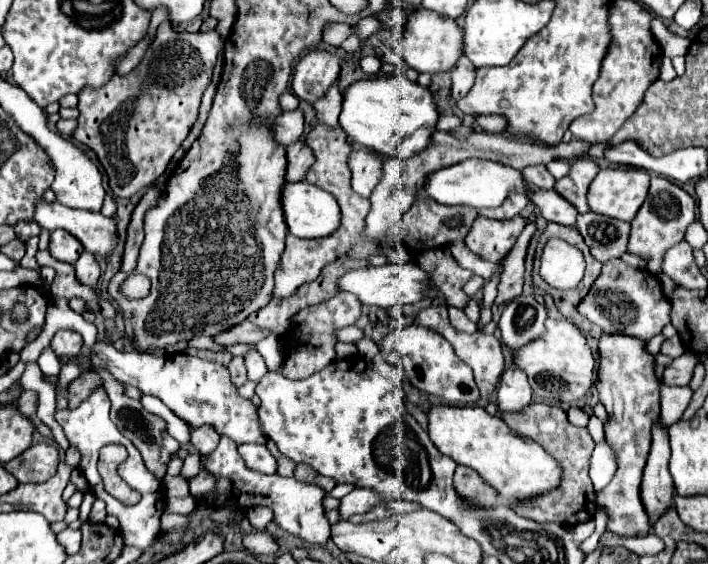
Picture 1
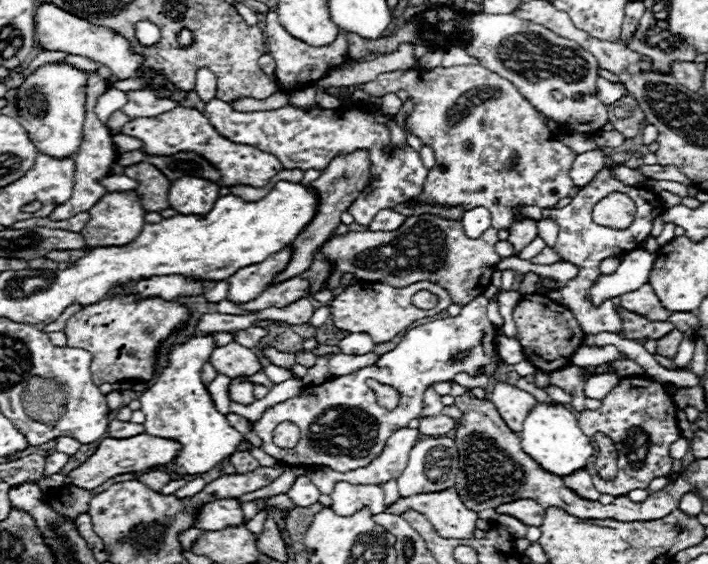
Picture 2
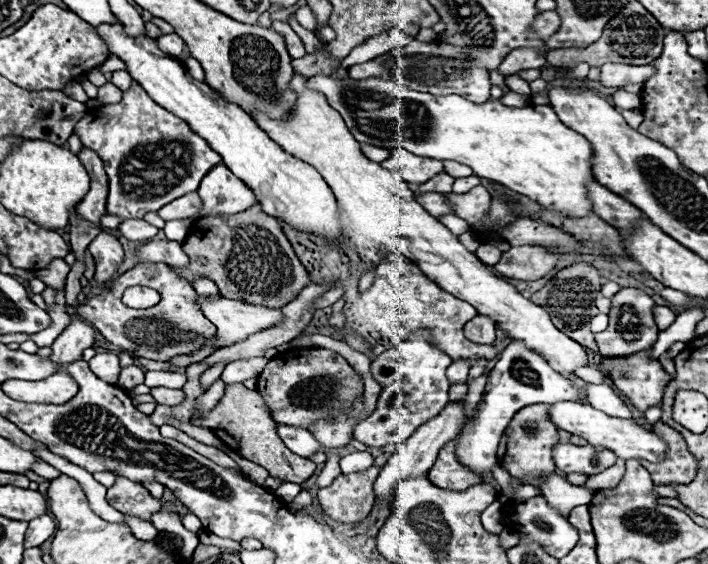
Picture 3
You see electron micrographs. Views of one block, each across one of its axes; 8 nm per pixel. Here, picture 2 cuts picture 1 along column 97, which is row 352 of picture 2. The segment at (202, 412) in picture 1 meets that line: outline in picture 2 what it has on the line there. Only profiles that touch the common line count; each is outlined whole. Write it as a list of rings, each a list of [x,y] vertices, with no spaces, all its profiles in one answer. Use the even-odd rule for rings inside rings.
[[[352,332],[346,338],[342,338],[338,346],[344,354],[366,354],[374,350],[372,336],[366,332]]]

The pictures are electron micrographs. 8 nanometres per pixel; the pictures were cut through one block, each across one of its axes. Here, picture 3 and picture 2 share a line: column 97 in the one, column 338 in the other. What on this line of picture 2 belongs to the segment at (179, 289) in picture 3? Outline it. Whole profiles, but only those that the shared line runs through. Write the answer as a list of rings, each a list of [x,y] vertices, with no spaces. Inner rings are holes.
[[[422,280],[422,282],[414,282],[406,288],[392,288],[388,284],[380,284],[380,282],[362,282],[360,286],[350,286],[346,290],[342,290],[332,302],[330,302],[330,312],[332,312],[332,320],[334,326],[338,330],[348,330],[348,332],[368,332],[372,336],[372,340],[376,340],[376,344],[382,342],[390,342],[394,336],[398,336],[400,332],[404,332],[414,320],[426,318],[426,316],[434,316],[442,310],[446,310],[452,304],[450,294],[434,282]],[[418,290],[430,290],[434,294],[438,294],[438,306],[432,310],[420,310],[416,306],[412,306],[410,298],[418,292]]]

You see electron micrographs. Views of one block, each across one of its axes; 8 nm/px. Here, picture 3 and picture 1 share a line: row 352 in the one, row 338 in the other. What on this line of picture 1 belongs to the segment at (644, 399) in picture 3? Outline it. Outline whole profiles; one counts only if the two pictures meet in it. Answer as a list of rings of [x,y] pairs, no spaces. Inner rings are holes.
[[[608,260],[588,290],[586,298],[576,306],[576,310],[590,322],[598,324],[604,334],[624,334],[640,340],[652,338],[662,332],[670,322],[670,302],[662,292],[662,284],[656,274],[624,264],[624,260]]]

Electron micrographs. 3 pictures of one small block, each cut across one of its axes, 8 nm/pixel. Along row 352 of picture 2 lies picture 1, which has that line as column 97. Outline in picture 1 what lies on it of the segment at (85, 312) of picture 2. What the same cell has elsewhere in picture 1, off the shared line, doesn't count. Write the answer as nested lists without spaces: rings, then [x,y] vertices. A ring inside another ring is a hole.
[[[162,22],[158,26],[156,40],[146,50],[142,62],[128,76],[112,76],[106,88],[100,88],[98,92],[90,92],[90,88],[86,88],[86,92],[78,94],[80,118],[78,118],[78,128],[72,136],[74,140],[82,142],[84,146],[96,152],[100,164],[108,174],[108,182],[114,196],[132,198],[136,192],[150,186],[156,178],[162,176],[174,152],[184,142],[192,122],[196,120],[200,98],[212,80],[214,64],[218,54],[222,52],[222,44],[224,40],[216,30],[176,32],[170,22]]]

